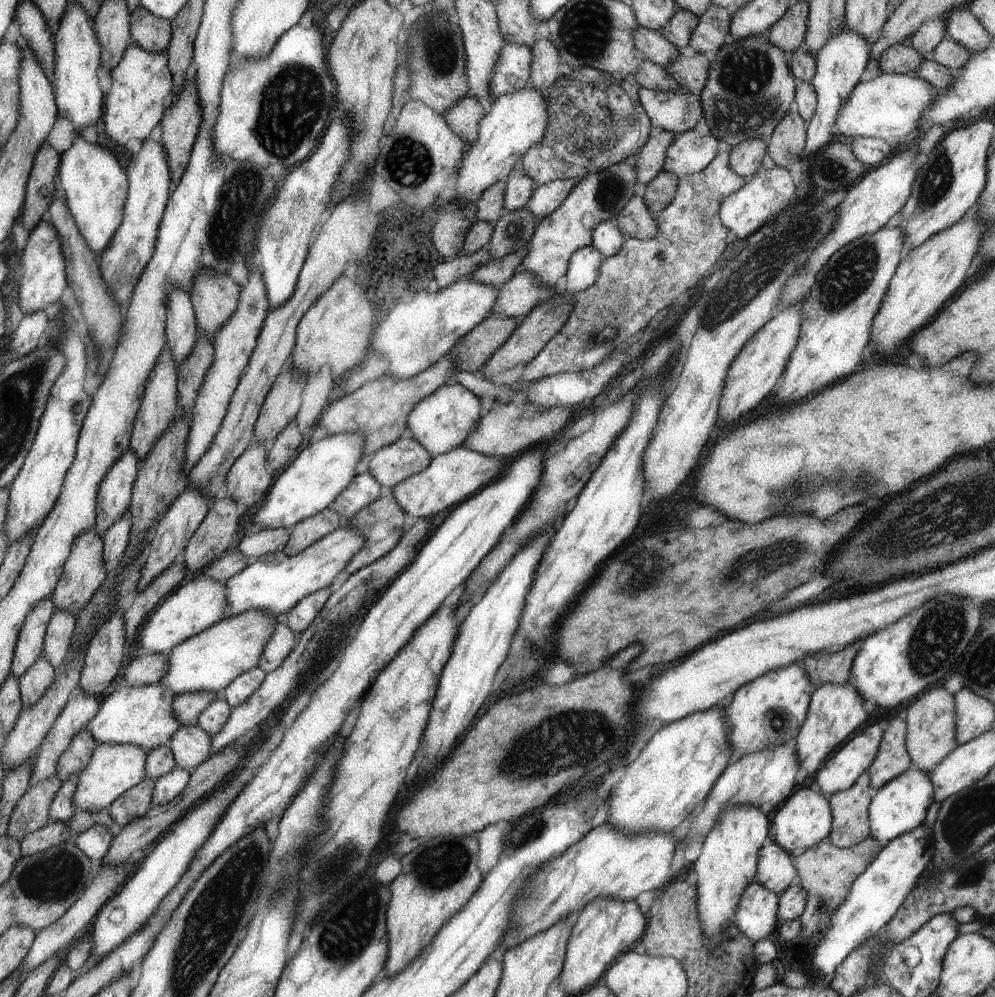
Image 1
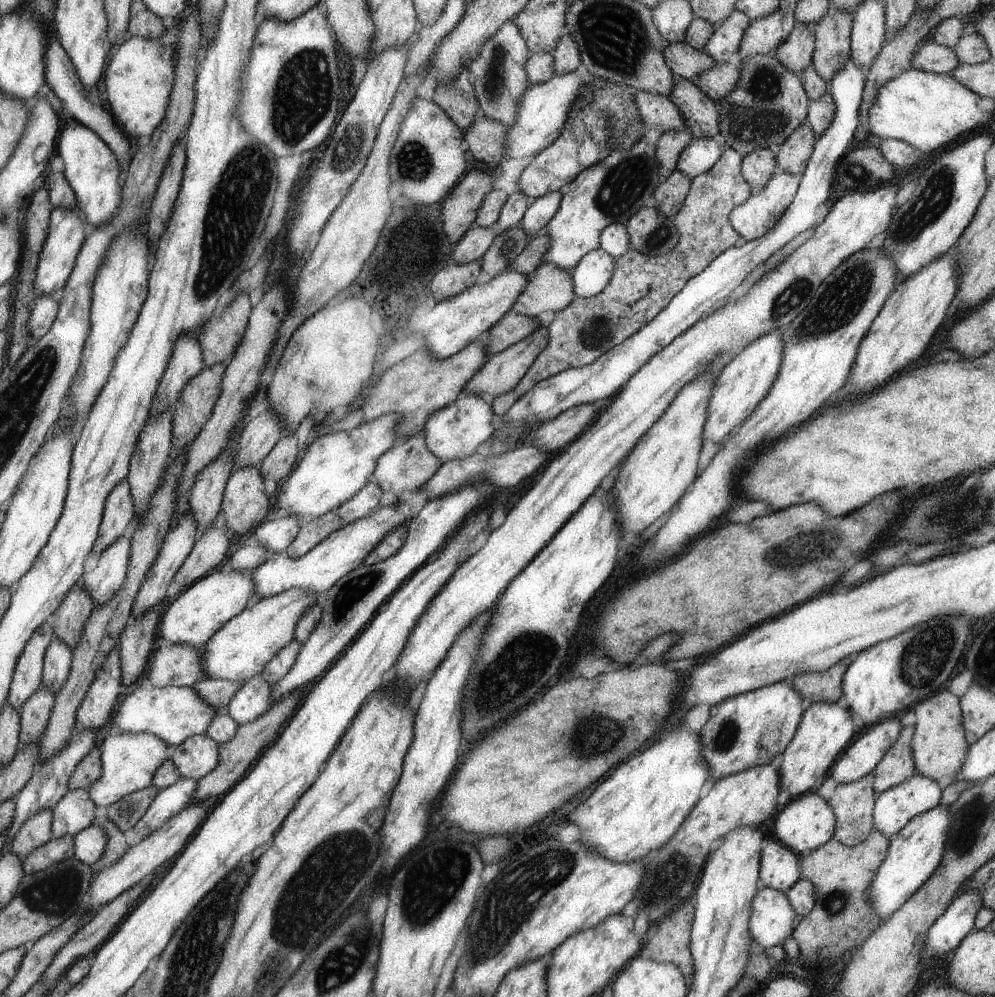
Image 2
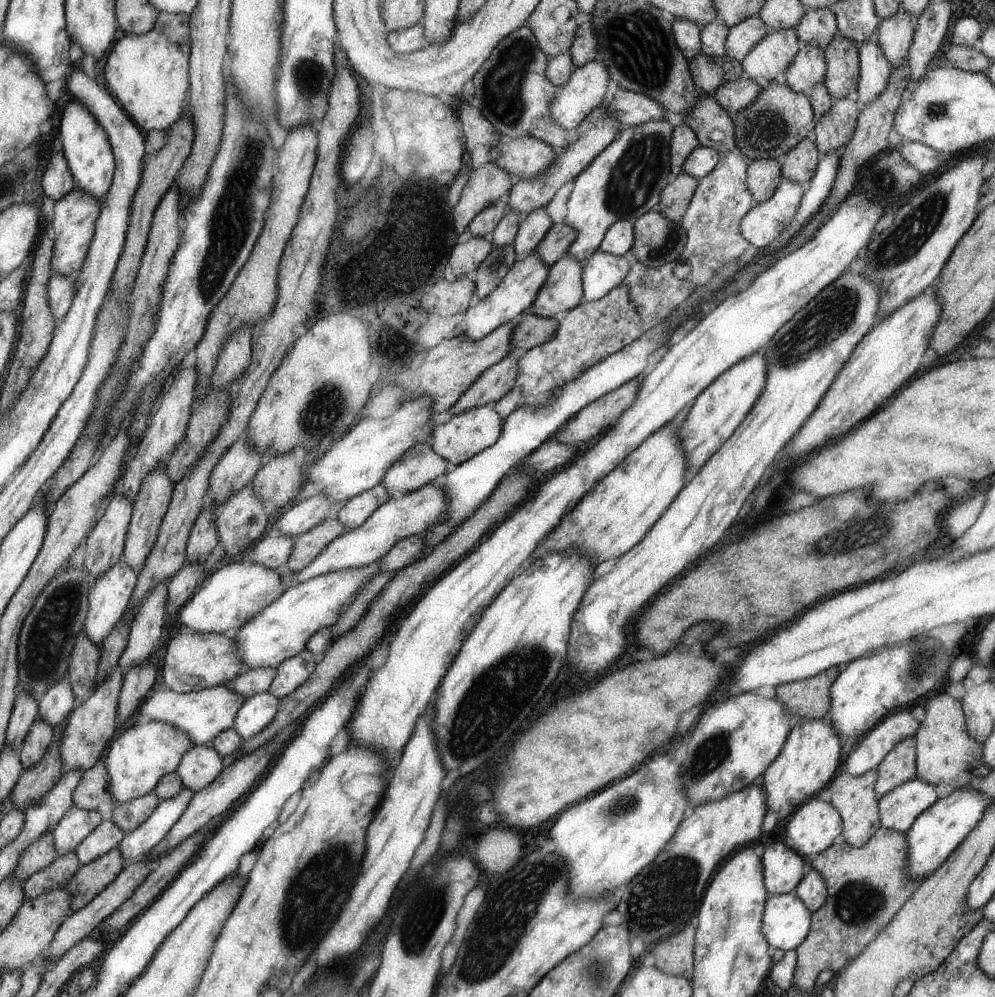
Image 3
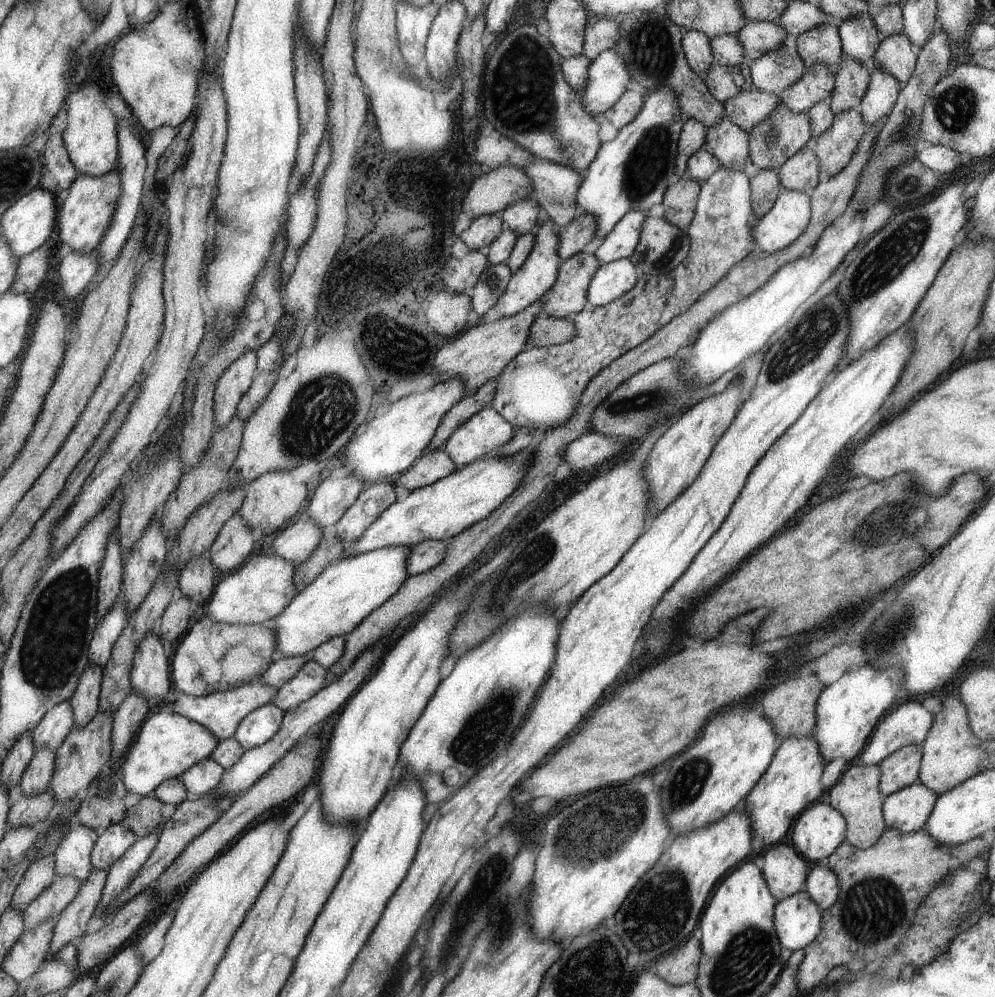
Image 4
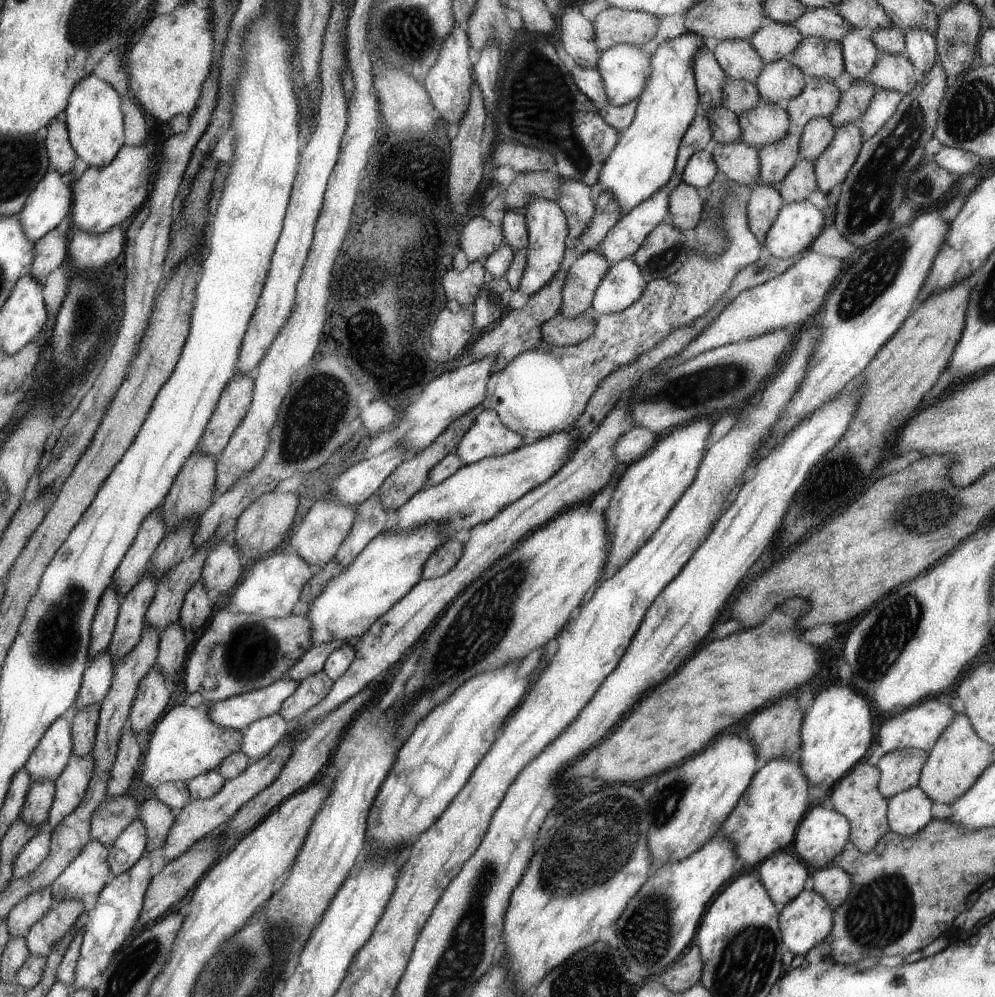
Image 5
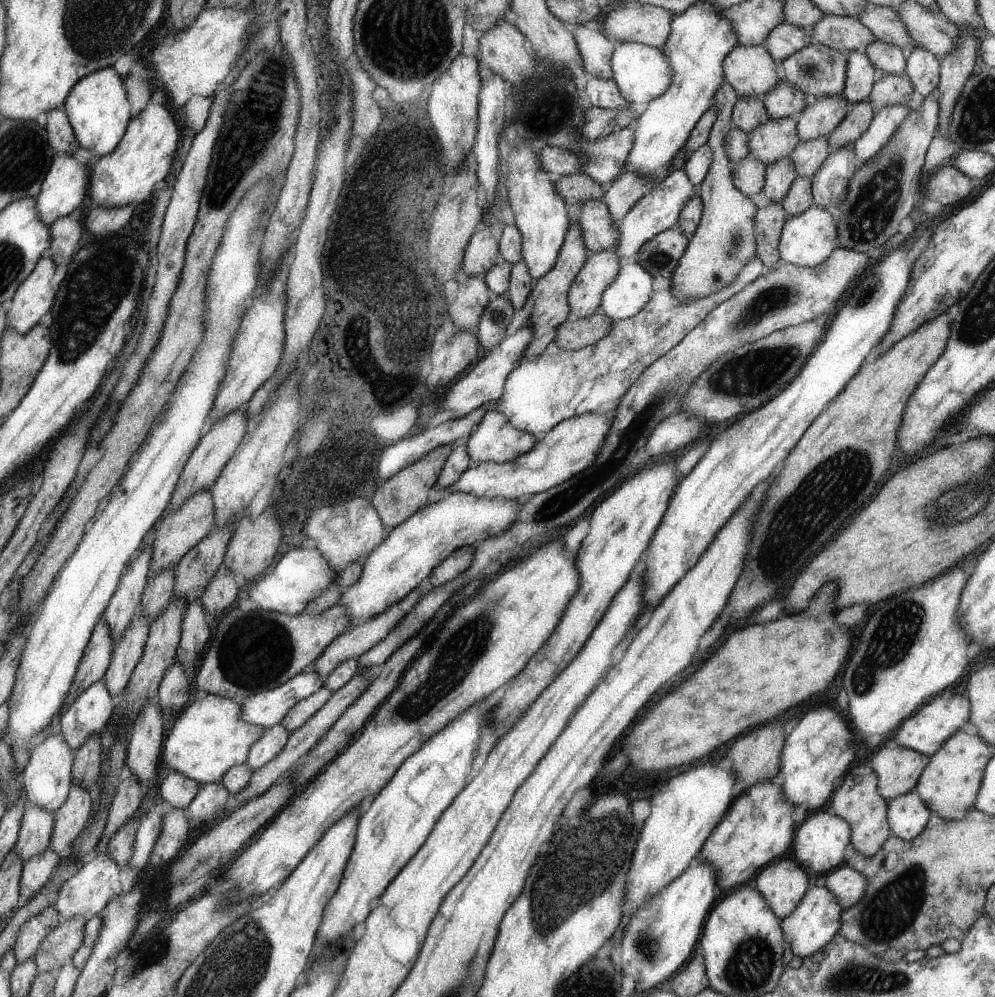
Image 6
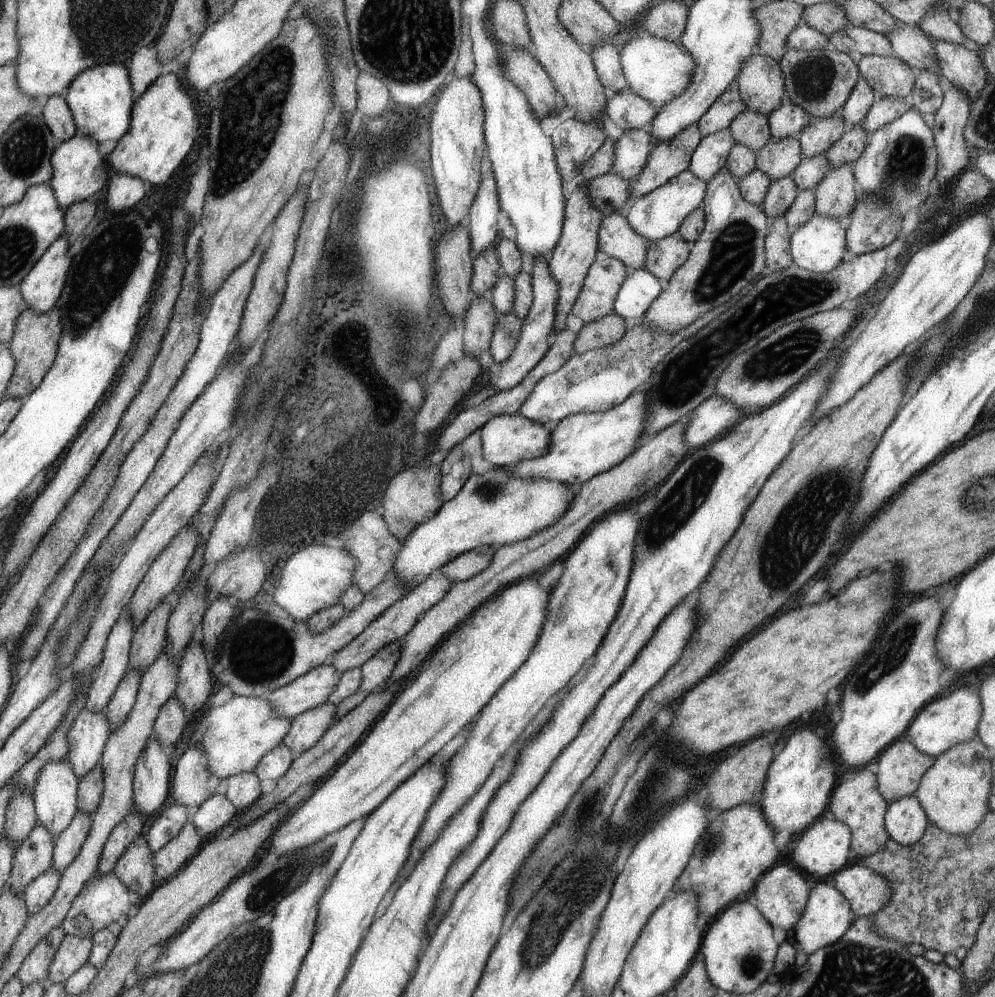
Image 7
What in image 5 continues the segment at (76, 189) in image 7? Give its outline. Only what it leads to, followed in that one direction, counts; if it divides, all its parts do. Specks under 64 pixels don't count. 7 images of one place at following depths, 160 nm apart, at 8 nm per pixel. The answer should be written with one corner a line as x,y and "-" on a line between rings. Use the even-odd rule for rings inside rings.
50,169
48,174
43,176
38,186
31,192
30,199
23,206
23,210
19,212
20,222
23,224
24,232
35,243
40,240
47,232
56,228
72,210
72,188
70,184
64,180
64,174
56,169

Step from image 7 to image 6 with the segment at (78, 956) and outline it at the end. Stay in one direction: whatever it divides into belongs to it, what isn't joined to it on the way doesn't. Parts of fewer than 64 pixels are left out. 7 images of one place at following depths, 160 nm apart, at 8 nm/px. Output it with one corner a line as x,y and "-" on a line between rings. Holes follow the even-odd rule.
84,917
61,922
41,943
34,956
39,973
57,973
82,946
85,937

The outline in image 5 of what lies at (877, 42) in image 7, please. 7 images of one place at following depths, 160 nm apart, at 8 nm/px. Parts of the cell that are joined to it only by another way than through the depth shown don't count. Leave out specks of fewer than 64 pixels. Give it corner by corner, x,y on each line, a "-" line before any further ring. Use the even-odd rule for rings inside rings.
830,8
810,9
795,22
804,37
820,37
841,43
852,26
836,10

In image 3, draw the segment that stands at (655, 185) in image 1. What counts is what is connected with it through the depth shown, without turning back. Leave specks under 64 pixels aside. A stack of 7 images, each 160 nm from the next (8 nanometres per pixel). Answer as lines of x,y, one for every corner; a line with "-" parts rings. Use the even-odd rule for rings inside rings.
680,173
663,188
662,202
658,204
656,210
663,213
668,220
678,224
686,214
698,186
699,180
696,177

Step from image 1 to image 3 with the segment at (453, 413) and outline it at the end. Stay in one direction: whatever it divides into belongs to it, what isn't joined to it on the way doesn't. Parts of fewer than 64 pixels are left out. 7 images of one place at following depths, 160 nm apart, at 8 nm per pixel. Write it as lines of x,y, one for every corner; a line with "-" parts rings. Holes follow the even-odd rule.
493,403
474,407
465,413
451,416
450,421
446,424
434,425
429,432
434,440
431,447
454,466
466,463
485,448
491,447
500,438
500,435
503,434
503,419
495,411

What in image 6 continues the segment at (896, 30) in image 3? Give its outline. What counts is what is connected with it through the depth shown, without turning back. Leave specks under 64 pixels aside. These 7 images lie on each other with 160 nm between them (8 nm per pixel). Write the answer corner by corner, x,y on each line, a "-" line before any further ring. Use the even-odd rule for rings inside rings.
884,73
881,79
876,81
867,100
877,113
882,107
888,105
910,107
912,94
914,94
914,87
907,75
901,77

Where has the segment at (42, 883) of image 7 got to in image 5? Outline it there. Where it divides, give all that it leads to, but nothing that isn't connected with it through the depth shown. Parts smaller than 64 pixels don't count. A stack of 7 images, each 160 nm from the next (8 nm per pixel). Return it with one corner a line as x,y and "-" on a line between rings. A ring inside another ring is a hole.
38,832
31,841
23,848
14,860
13,878
21,879
31,875
51,851
51,833

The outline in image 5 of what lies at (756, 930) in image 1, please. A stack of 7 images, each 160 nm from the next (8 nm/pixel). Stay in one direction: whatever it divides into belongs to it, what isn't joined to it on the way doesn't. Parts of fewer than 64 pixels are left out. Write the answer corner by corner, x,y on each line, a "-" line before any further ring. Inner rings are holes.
813,888
804,889
794,900
791,900
780,913
780,924
783,929
784,944
792,954
806,955
817,944
823,943
831,934
834,926
835,909

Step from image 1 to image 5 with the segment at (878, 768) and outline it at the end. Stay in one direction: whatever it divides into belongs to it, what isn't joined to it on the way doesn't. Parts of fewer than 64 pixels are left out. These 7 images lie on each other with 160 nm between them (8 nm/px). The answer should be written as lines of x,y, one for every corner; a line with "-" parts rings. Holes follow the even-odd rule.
906,747
887,752
876,764
881,772
879,791
884,798
918,787
919,776
927,761
929,751

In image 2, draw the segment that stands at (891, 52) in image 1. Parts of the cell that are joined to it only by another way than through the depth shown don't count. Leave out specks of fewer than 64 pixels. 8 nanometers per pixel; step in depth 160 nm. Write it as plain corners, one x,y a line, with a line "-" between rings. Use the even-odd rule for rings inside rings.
934,41
919,47
912,59
912,67
938,74
951,74
960,63
962,62
952,47
942,46

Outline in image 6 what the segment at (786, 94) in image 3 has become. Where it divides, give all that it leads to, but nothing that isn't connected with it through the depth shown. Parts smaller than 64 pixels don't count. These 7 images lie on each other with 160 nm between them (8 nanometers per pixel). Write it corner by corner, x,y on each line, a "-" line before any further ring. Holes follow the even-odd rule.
788,157
768,165
763,186
766,198
774,203
781,203
797,175
794,162

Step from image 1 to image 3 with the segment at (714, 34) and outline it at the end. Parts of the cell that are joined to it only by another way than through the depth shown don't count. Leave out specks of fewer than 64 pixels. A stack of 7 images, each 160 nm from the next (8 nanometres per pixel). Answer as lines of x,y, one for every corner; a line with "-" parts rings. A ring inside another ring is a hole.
759,17
749,19
731,27
726,42
726,55
734,60
744,60
744,57
772,30

